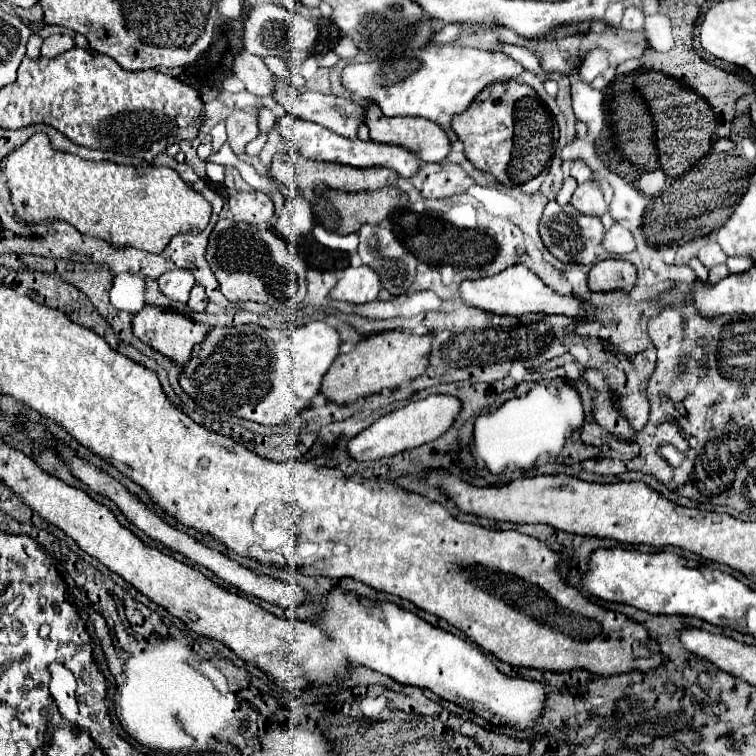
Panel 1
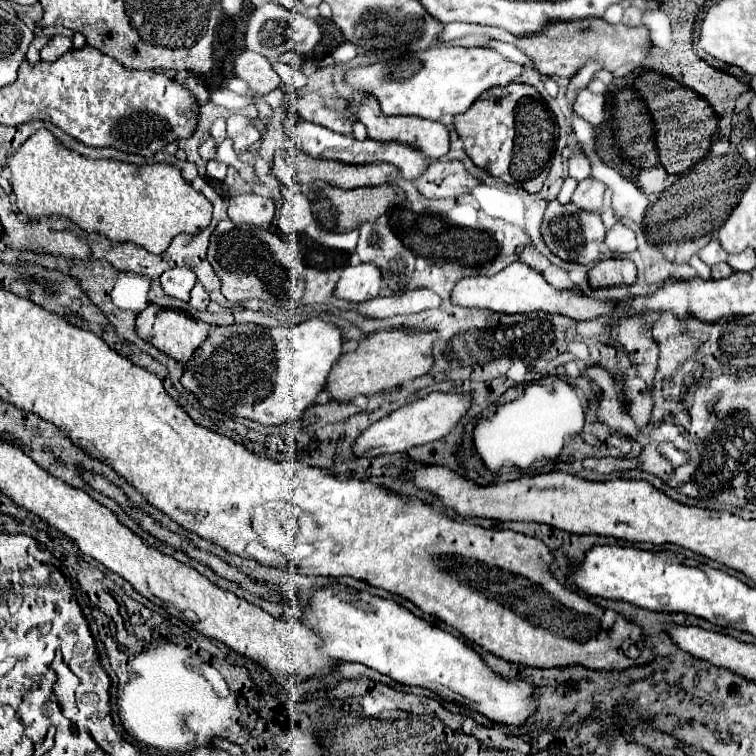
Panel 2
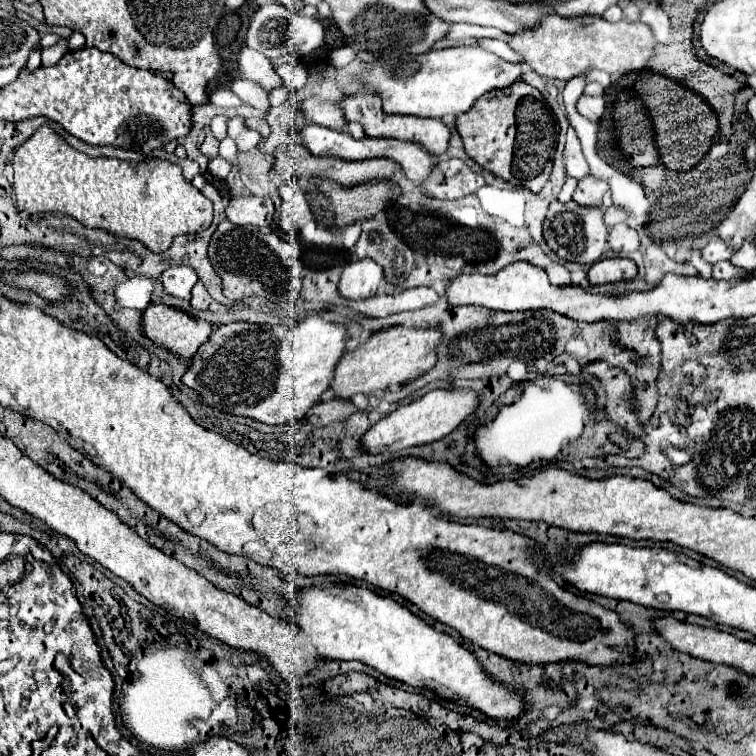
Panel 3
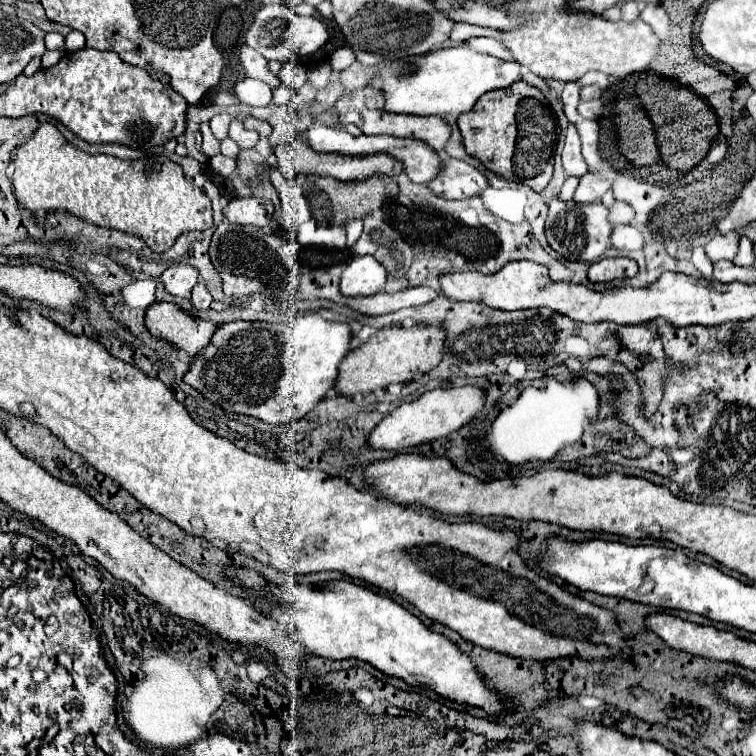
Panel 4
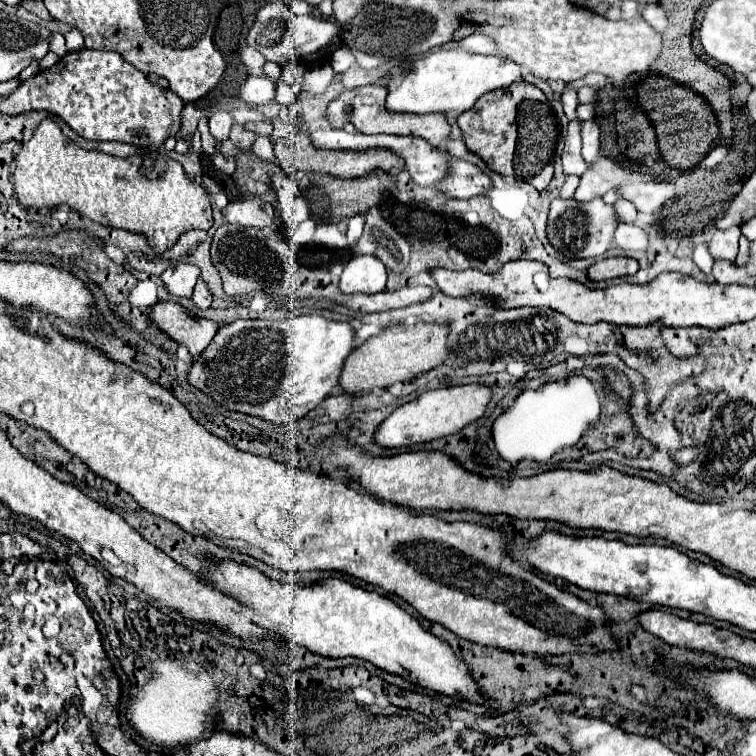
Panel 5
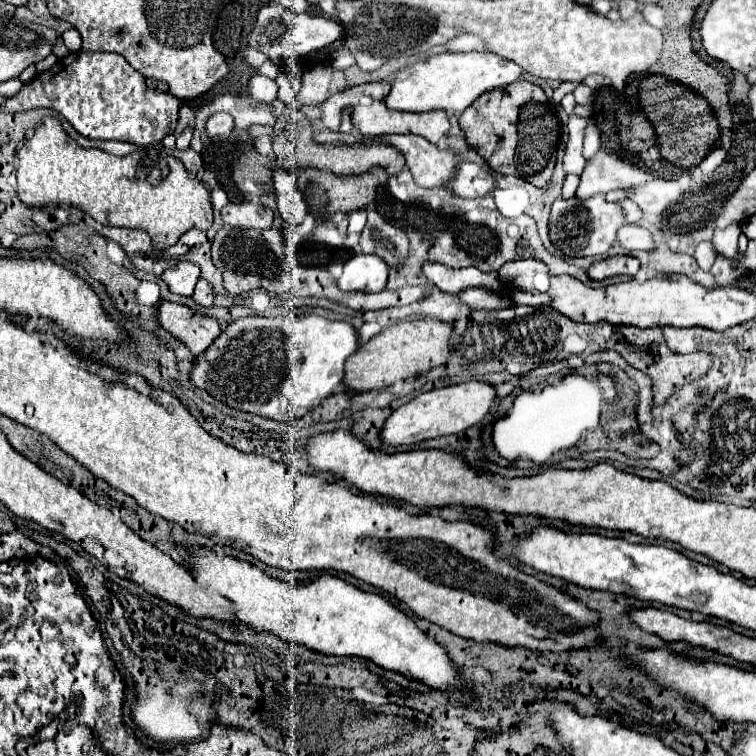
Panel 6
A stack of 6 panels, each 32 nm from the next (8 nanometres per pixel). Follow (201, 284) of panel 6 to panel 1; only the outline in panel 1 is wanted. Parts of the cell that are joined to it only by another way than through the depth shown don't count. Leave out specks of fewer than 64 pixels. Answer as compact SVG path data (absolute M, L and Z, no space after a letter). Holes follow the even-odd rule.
M196 284L196 286L192 288L192 292L190 292L190 300L188 300L190 310L192 310L192 312L204 312L206 304L208 304L208 296L206 296L206 292L204 292L202 286Z

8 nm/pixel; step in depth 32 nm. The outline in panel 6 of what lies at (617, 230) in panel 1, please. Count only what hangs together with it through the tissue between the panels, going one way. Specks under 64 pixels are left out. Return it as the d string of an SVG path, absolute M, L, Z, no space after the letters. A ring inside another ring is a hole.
M624 224L618 234L616 234L618 242L622 248L626 250L652 250L652 236L646 228L634 226L634 224Z

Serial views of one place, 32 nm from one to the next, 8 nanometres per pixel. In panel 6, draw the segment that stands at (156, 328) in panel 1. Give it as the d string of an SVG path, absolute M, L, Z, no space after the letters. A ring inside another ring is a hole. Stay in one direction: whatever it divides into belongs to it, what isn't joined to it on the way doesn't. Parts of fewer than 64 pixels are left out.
M172 302L158 304L156 320L176 340L186 344L194 356L200 356L222 330L216 318L200 316L192 312L188 306L172 304Z

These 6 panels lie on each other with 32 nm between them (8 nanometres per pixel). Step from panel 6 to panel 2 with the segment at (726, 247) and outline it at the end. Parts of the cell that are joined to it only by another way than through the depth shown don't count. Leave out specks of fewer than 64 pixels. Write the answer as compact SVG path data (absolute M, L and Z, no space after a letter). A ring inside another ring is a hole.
M712 238L712 240L698 252L698 256L700 256L700 260L702 260L704 264L708 264L708 266L714 266L714 264L718 264L718 262L726 262L726 260L728 260L728 254L722 250L722 246L720 246L720 242L718 242L716 238Z

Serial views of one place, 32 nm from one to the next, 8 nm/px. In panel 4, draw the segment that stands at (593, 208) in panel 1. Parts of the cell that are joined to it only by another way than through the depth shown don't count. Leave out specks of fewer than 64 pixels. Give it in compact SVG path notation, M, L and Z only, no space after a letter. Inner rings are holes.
M616 170L608 172L608 174L584 174L580 178L580 184L574 192L574 202L580 204L590 204L590 202L600 202L602 196L612 188L612 180L616 178Z

